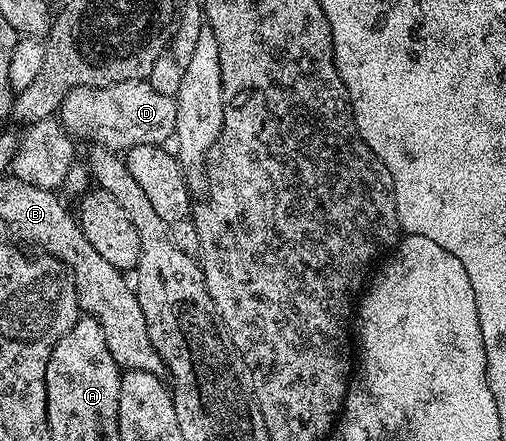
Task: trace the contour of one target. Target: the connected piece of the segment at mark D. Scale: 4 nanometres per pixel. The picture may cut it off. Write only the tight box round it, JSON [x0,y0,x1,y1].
[58,79,176,151]

